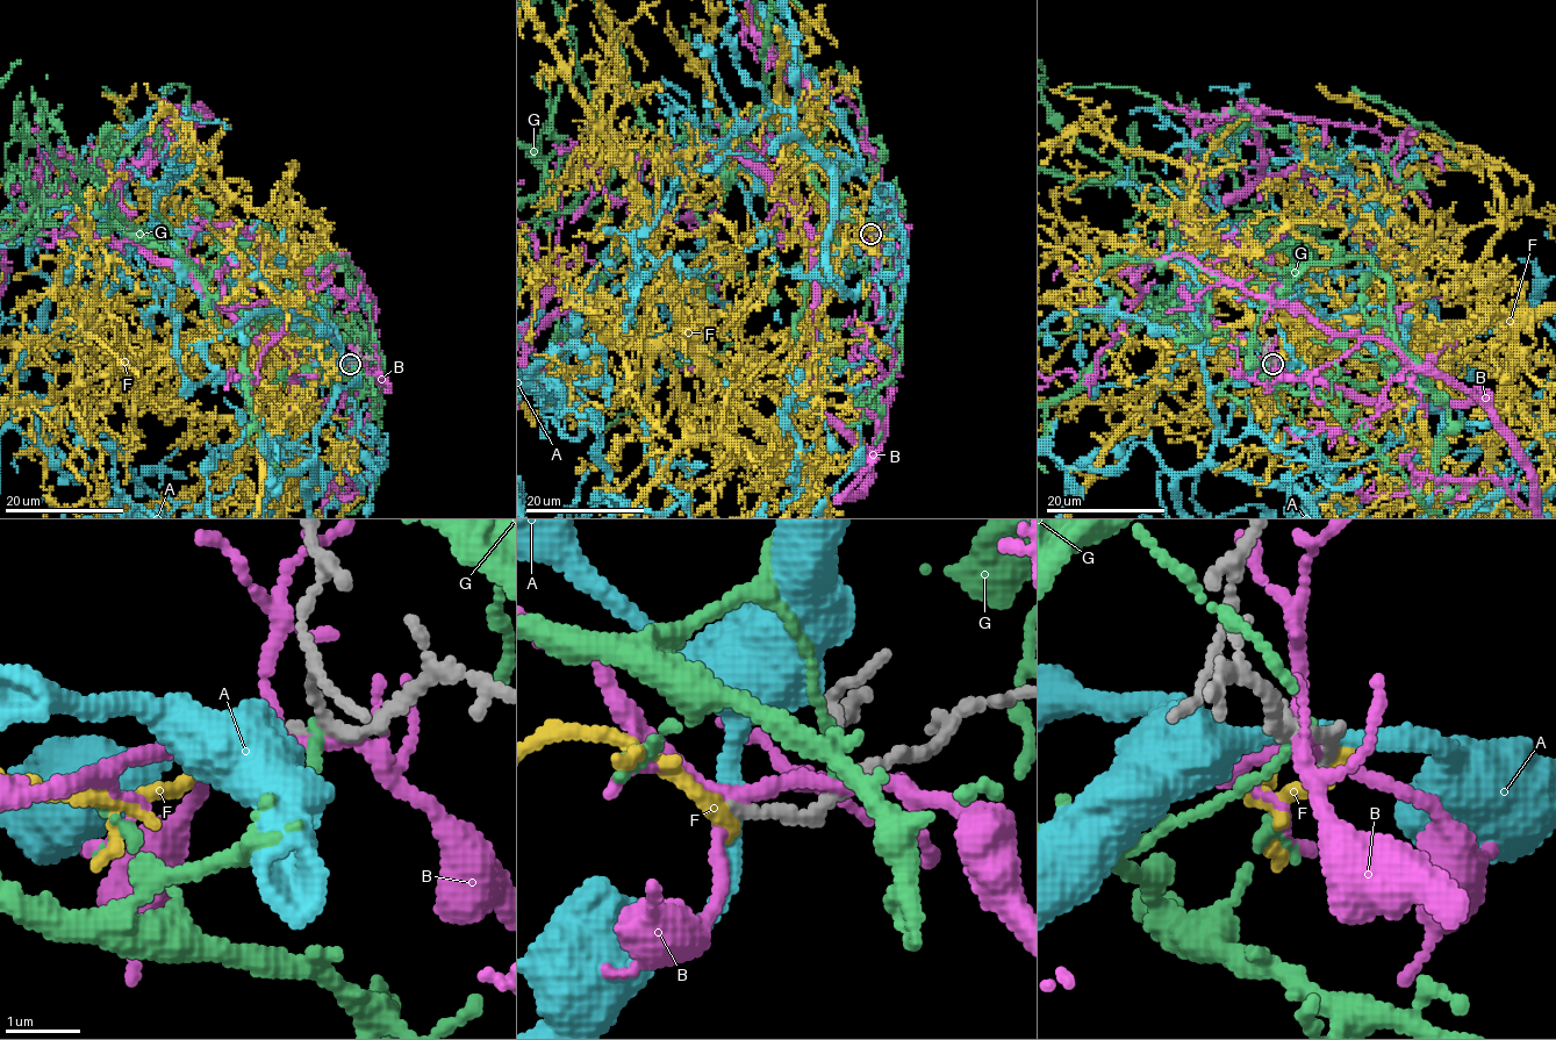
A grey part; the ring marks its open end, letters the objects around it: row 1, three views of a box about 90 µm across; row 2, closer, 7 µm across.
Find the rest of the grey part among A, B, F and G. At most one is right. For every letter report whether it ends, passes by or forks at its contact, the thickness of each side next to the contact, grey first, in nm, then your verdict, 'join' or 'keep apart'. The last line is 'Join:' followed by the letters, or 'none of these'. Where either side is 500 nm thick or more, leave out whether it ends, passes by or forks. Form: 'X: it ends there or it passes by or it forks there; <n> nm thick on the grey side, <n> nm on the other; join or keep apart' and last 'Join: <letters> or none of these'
A: it passes by; 180 nm thick on the grey side, 260 nm on the other; keep apart
B: it forks there; 180 nm thick on the grey side, 180 nm on the other; keep apart
F: it ends there; 160 nm thick on the grey side, 200 nm on the other; join
G: it ends there; 150 nm thick on the grey side, 130 nm on the other; keep apart
Join: F

